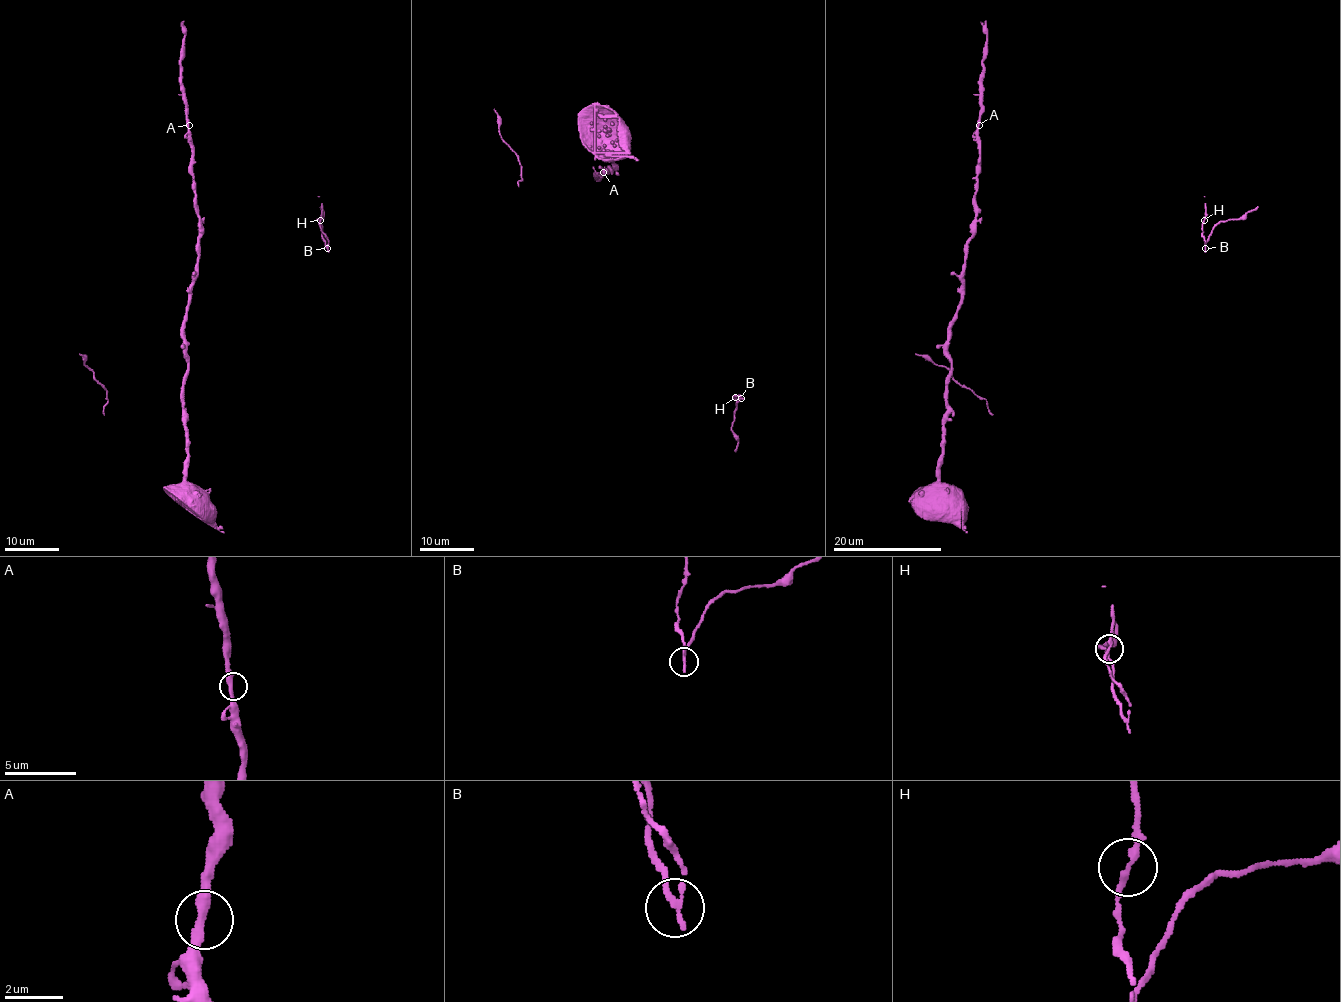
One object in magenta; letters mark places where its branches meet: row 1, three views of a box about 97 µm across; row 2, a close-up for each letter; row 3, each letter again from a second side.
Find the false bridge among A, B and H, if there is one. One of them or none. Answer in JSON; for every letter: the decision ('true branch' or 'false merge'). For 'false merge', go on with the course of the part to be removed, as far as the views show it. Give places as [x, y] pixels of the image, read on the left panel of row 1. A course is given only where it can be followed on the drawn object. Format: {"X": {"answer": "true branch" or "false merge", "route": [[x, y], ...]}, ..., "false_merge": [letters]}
{"A": {"answer": "true branch"}, "B": {"answer": "false merge", "route": [[326, 248], [317, 219], [323, 212], [321, 207]]}, "H": {"answer": "true branch"}, "false_merge": ["B"]}

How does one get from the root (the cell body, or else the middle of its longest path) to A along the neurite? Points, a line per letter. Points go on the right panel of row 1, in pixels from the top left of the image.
A: (976, 229), (979, 125)

